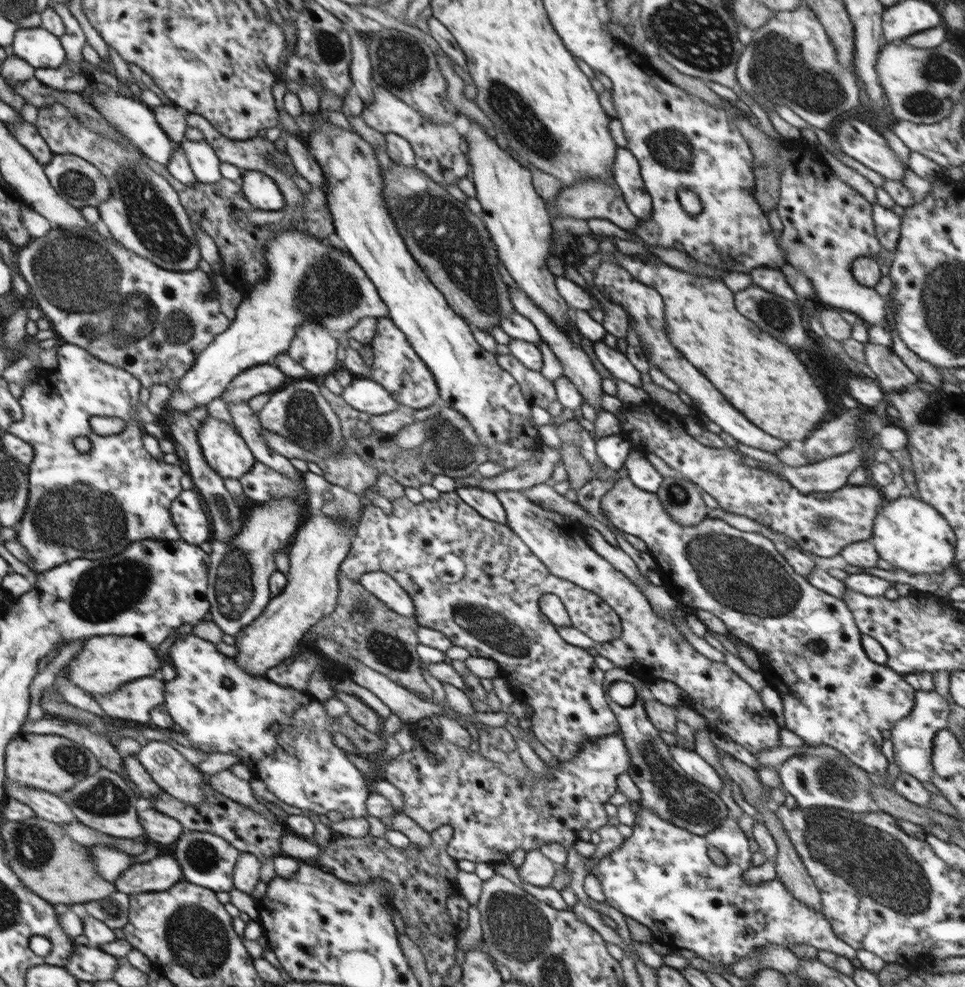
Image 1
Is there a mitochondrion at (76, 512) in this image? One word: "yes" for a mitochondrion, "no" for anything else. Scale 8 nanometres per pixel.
yes

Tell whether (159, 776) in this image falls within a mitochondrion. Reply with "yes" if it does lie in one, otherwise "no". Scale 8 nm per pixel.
no

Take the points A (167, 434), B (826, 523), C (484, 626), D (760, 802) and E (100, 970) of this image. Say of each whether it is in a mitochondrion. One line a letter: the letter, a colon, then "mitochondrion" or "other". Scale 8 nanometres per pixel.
A: other
B: mitochondrion
C: mitochondrion
D: other
E: other

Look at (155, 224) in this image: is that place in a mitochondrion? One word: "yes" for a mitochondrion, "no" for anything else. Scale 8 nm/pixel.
yes

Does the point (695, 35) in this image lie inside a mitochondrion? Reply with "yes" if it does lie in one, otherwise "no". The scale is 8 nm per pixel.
yes

